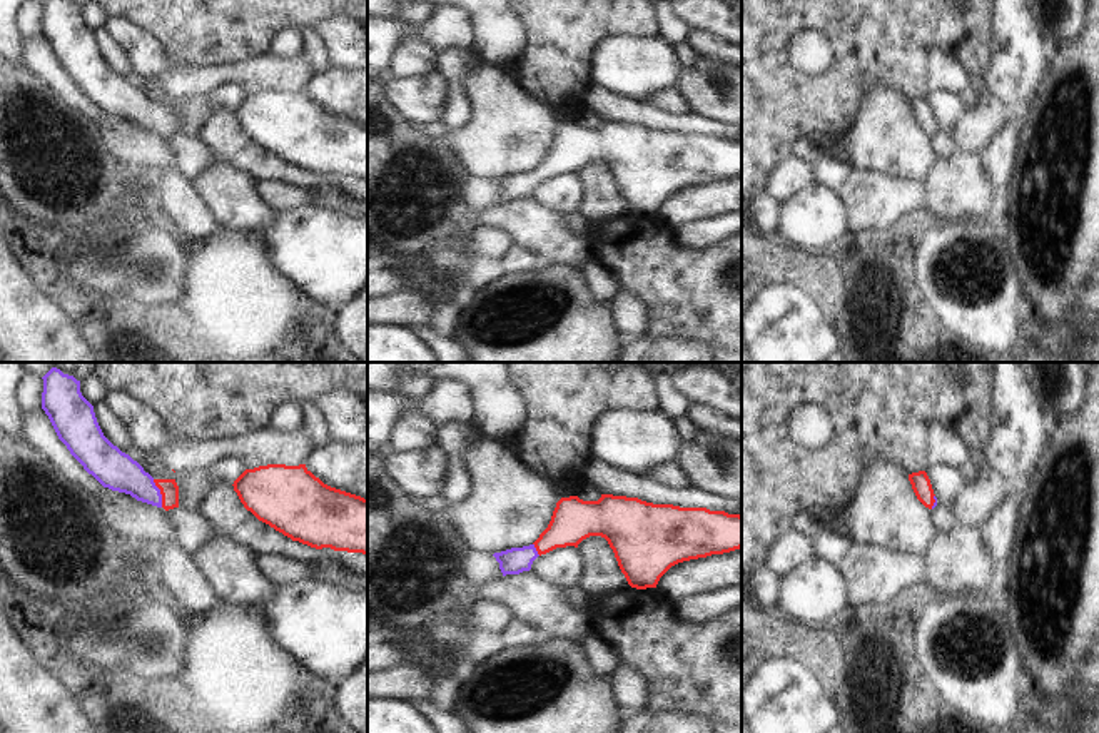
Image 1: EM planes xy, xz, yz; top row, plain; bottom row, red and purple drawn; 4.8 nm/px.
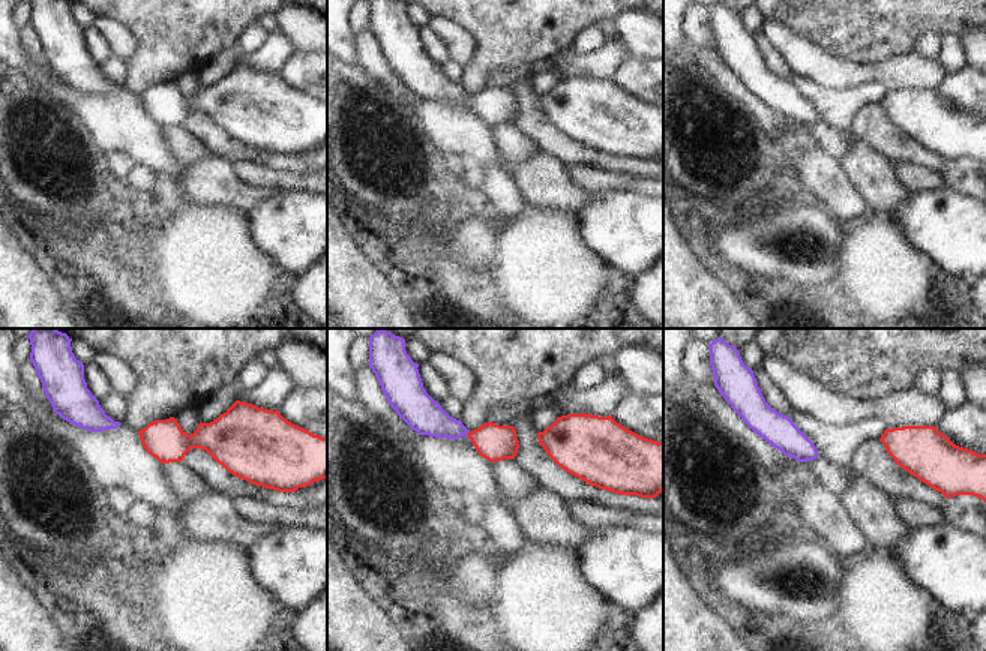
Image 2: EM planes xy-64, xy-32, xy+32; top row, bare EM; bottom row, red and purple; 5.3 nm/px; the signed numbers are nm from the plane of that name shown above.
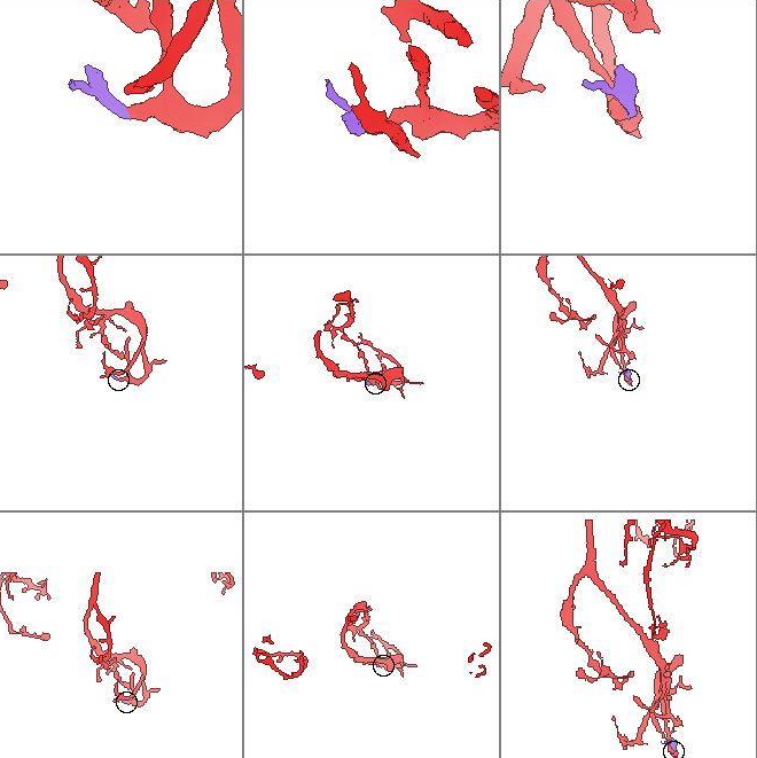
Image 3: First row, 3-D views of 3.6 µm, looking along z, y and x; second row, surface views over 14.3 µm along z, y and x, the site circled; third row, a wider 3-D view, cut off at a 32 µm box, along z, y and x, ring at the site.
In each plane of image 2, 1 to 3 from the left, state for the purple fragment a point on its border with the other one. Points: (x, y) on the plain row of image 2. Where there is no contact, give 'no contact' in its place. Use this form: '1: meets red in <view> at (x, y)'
1: no contact
2: meets red in xy-32 at (470, 102)
3: no contact

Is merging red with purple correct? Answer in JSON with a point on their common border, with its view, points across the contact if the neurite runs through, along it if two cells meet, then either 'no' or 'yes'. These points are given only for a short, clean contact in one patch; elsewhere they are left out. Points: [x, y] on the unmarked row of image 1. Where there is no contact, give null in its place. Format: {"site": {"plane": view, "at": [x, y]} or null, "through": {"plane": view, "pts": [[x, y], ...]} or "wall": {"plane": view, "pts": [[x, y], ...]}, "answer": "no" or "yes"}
{"site": {"plane": "xy", "at": [161, 119]}, "through": {"plane": "xy", "pts": [[169, 116], [161, 119], [144, 114], [116, 96]]}, "answer": "yes"}

